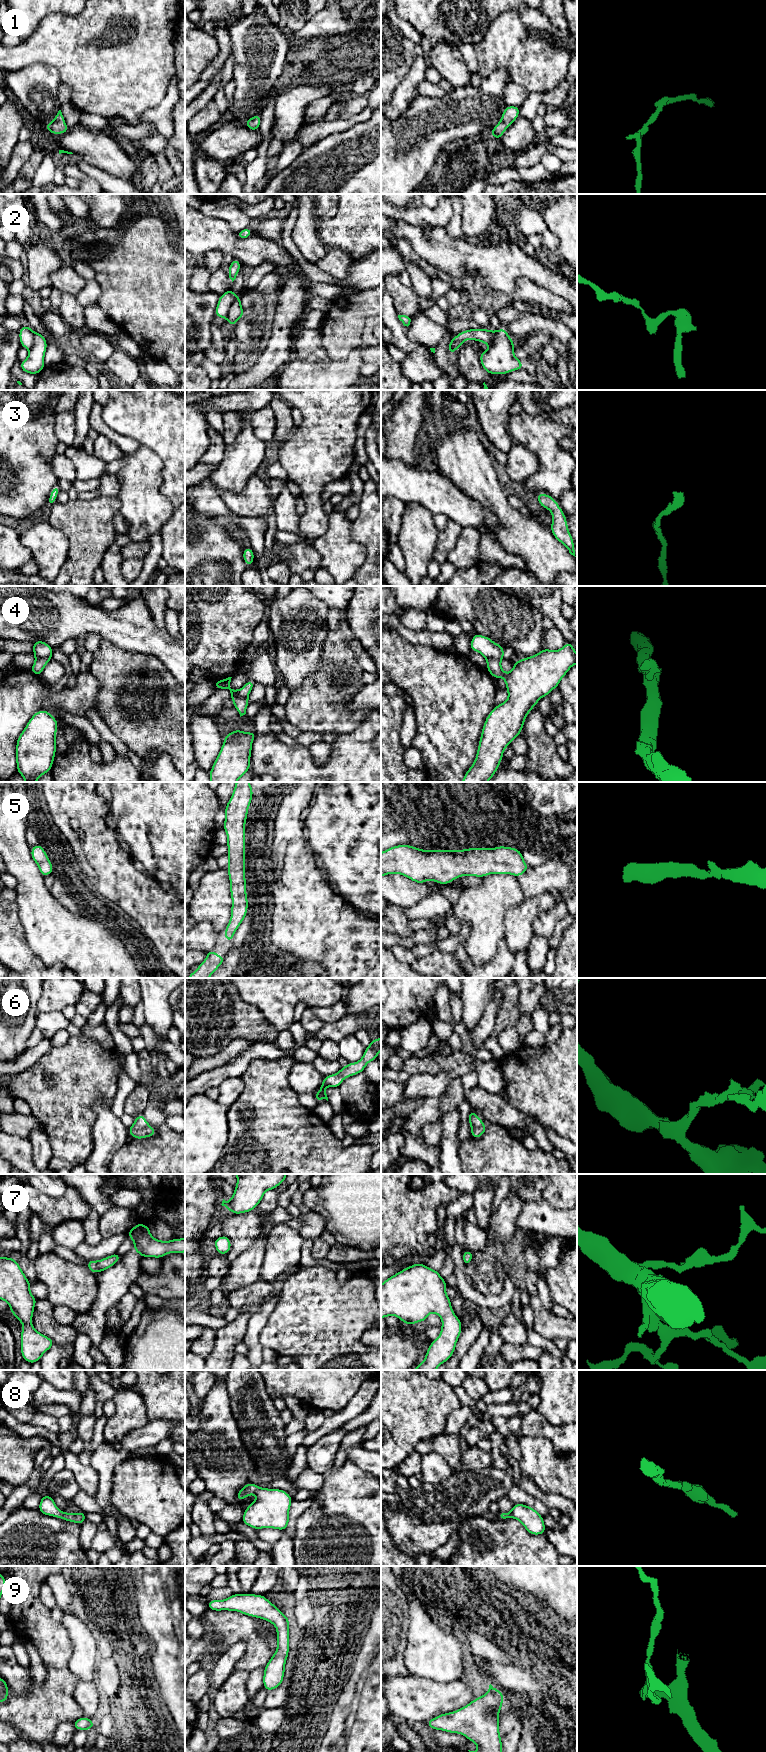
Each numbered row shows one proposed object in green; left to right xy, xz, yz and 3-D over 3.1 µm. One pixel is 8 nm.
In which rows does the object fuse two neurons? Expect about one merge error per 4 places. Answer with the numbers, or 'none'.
2, 4

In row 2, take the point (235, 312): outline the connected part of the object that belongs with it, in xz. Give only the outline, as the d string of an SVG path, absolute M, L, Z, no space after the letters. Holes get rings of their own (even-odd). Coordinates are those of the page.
M235 296L226 316L229 326L236 324L245 314L245 311L241 307L241 297Z

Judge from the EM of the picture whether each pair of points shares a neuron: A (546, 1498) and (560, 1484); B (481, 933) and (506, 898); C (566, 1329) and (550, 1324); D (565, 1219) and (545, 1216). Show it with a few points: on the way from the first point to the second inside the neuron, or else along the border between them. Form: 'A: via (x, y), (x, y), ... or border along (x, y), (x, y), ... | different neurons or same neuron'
A: border along (531, 1480), (544, 1492), (559, 1493), (566, 1499) | different neurons
B: via (487, 924), (487, 917), (497, 907) | same neuron
C: via (562, 1327), (554, 1326) | same neuron
D: via (560, 1219), (550, 1219) | same neuron

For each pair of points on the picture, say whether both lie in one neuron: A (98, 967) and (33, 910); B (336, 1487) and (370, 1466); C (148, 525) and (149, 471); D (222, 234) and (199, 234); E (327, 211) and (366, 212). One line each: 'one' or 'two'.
A: one
B: two
C: one
D: one
E: two

